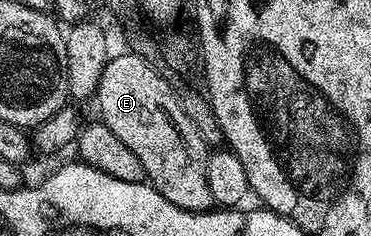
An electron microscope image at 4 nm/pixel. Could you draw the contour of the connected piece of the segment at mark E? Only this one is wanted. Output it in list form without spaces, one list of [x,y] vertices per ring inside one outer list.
[[[128,50],[122,51],[122,56],[110,55],[107,66],[101,75],[101,81],[97,87],[95,105],[101,111],[100,123],[116,134],[119,142],[131,150],[139,158],[139,163],[145,171],[145,180],[152,184],[153,189],[167,202],[175,202],[188,212],[207,212],[214,207],[215,197],[211,194],[211,186],[207,182],[207,170],[211,167],[209,160],[210,149],[204,142],[204,138],[197,132],[191,119],[181,109],[181,101],[178,93],[160,77],[143,57]]]

